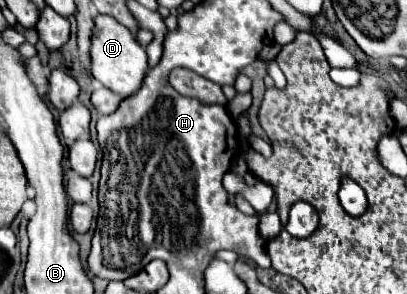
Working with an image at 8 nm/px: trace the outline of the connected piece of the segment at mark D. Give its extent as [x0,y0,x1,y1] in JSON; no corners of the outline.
[91,16,149,98]

